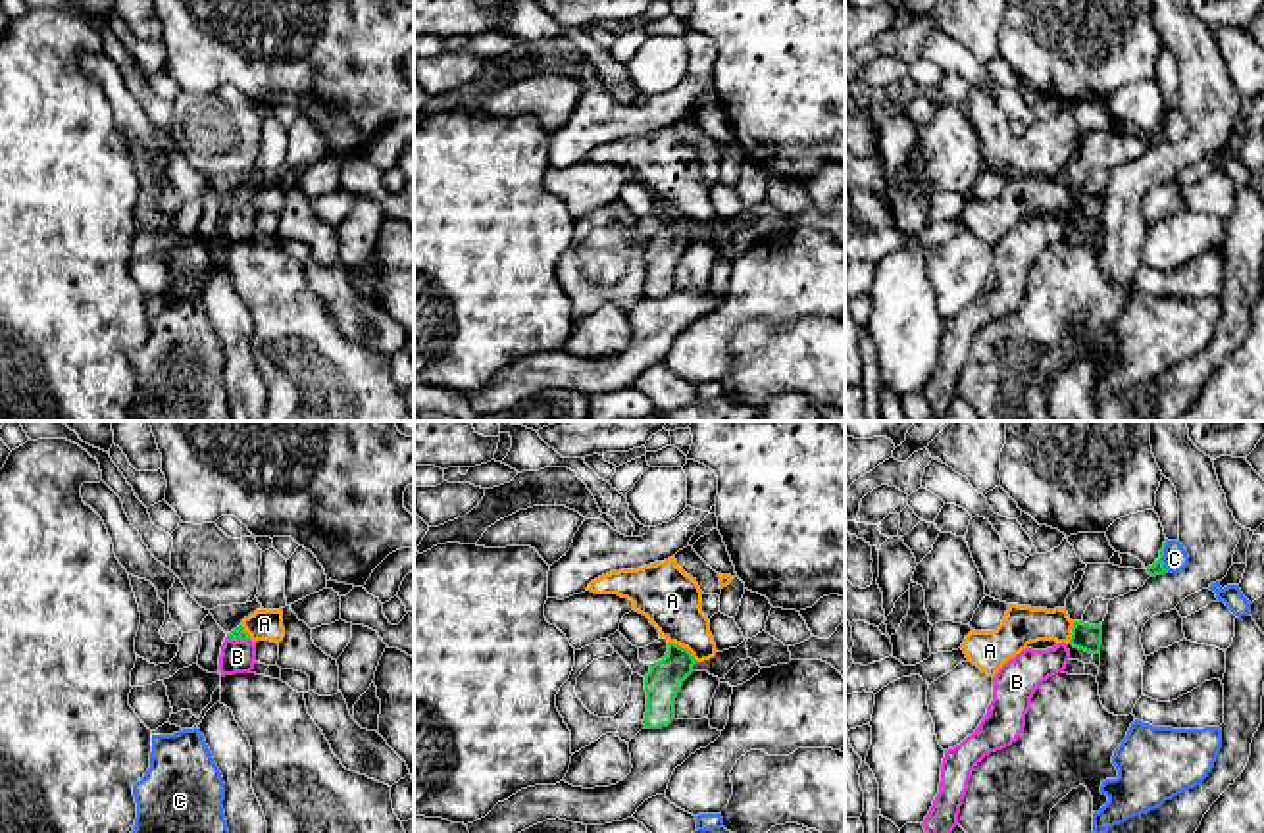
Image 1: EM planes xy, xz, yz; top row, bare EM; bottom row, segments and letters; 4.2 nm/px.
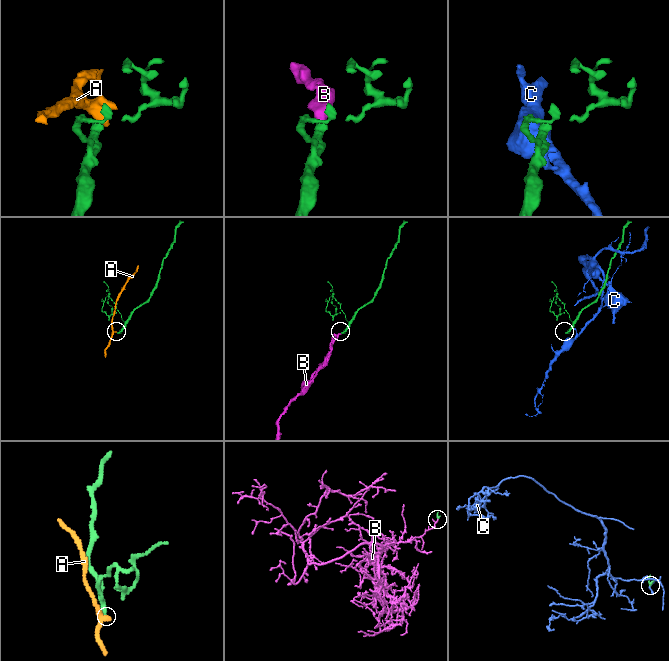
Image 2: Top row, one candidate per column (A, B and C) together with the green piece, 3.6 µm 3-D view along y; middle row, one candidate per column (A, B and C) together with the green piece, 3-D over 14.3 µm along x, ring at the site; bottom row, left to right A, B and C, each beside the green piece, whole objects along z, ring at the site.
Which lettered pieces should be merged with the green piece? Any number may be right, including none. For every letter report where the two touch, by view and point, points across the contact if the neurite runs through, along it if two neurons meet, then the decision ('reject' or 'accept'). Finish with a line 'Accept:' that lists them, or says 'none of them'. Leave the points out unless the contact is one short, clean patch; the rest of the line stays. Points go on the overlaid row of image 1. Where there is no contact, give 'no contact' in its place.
A: meets green in xz at (682, 647); border along xz (668, 641), (683, 647), (697, 660); reject
B: meets green in xy at (239, 637); runs through xy (237, 633), (239, 637), (237, 656); accept
C: meets green in yz at (1162, 555); border along yz (1168, 541), (1162, 553), (1166, 572); reject
Accept: B

